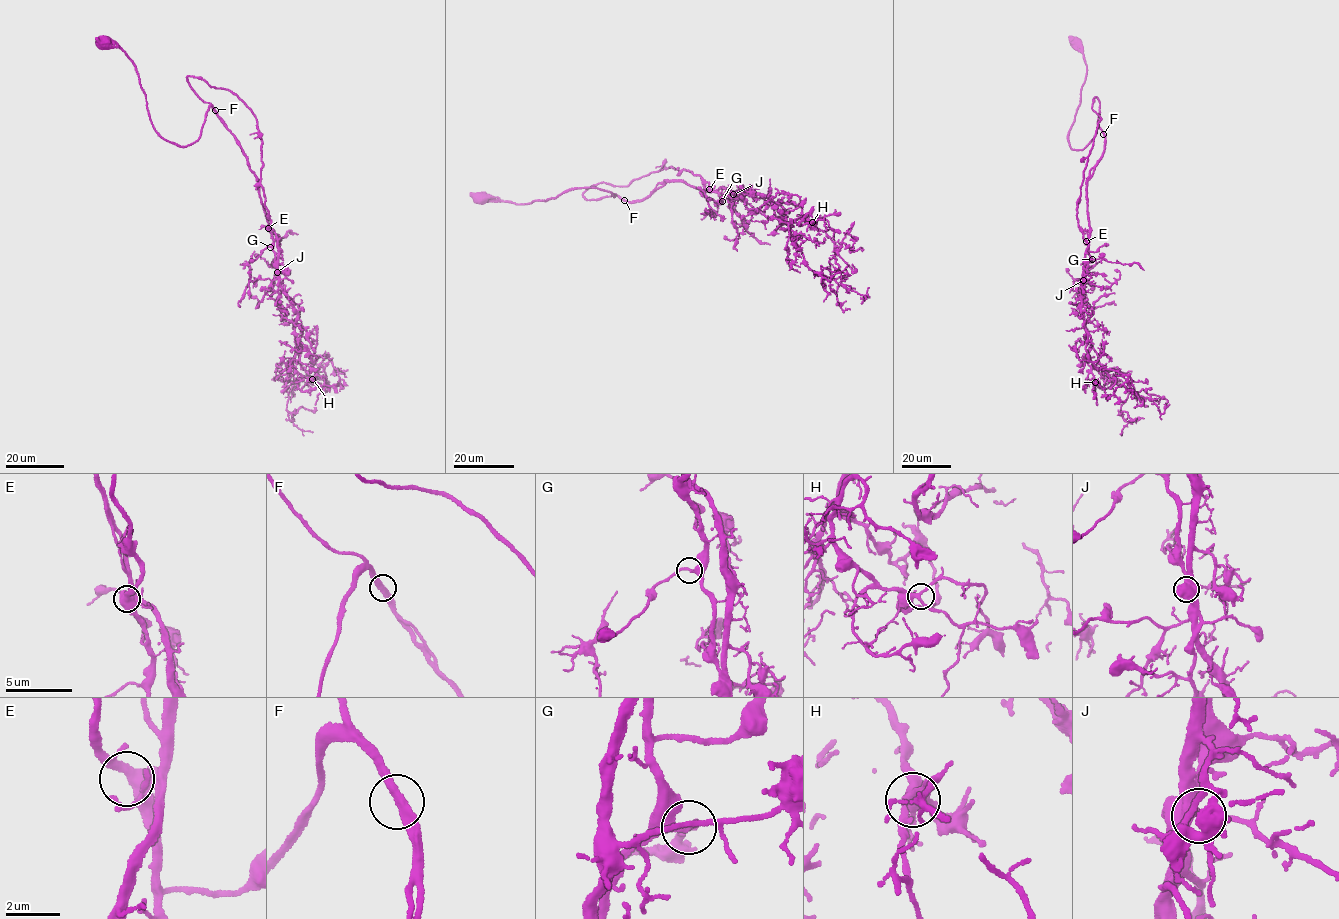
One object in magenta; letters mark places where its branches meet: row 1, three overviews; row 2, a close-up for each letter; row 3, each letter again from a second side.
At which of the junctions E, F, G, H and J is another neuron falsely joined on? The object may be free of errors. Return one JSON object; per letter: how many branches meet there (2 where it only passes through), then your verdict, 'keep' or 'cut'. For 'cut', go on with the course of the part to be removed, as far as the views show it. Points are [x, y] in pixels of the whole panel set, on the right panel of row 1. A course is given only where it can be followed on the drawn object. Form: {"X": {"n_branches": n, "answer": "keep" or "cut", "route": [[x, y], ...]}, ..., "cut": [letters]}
{"E": {"n_branches": 2, "answer": "keep"}, "F": {"n_branches": 2, "answer": "keep"}, "G": {"n_branches": 2, "answer": "keep"}, "H": {"n_branches": 3, "answer": "keep"}, "J": {"n_branches": 3, "answer": "keep"}, "cut": []}

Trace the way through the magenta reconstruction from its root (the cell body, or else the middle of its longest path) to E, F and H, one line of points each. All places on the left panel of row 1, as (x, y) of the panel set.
E: (104, 45), (132, 62), (164, 139), (197, 141), (213, 107), (259, 183), (268, 228)
F: (104, 45), (117, 45), (132, 62), (151, 123), (164, 139), (191, 145), (207, 110), (214, 110)
H: (104, 45), (132, 62), (164, 139), (197, 141), (212, 105), (238, 142), (297, 315), (293, 367), (312, 379)

